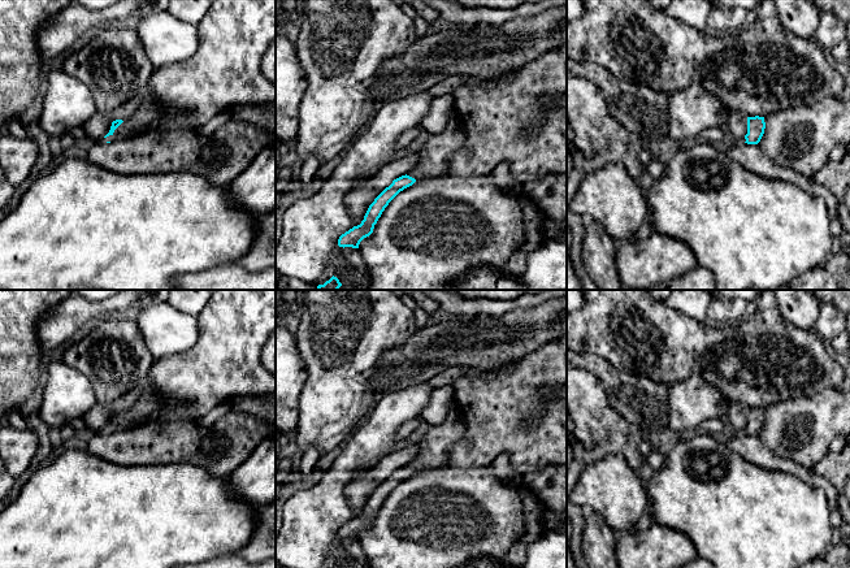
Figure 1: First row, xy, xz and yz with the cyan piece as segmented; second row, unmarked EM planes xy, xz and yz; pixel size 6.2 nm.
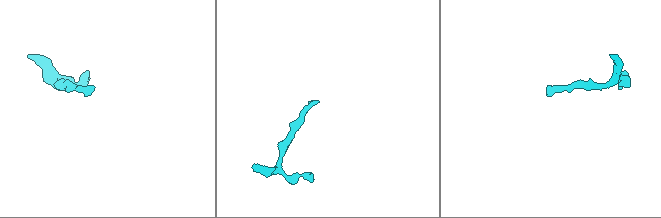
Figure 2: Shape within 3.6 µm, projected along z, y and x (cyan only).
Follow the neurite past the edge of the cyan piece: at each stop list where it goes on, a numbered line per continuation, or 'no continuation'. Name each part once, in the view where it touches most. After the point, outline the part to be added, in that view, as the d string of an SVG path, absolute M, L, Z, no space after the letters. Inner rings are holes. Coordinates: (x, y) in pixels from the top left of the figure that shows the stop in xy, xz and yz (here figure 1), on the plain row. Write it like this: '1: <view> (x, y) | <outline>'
1: xy (146, 406) | M147 393L136 403L125 411L112 426L101 429L101 434L116 430L127 430L149 421L151 416L161 407L162 398L157 393Z

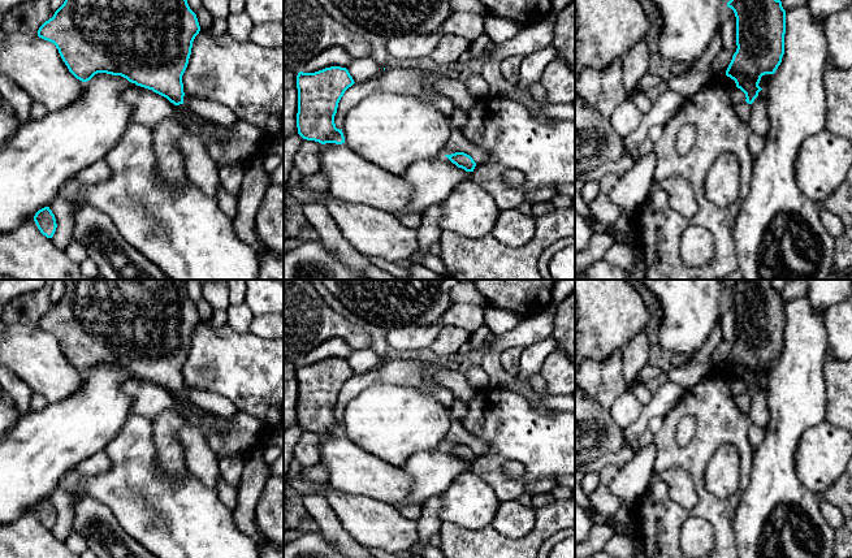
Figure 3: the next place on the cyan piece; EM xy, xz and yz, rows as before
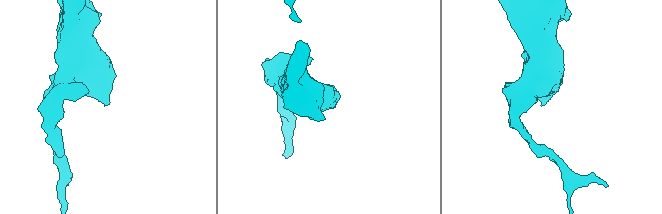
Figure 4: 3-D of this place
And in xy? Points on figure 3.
1: xy (182, 401) | M180 395L177 397L177 403L178 403L178 407L180 408L187 408L189 407L189 403L190 401L186 398L186 395Z

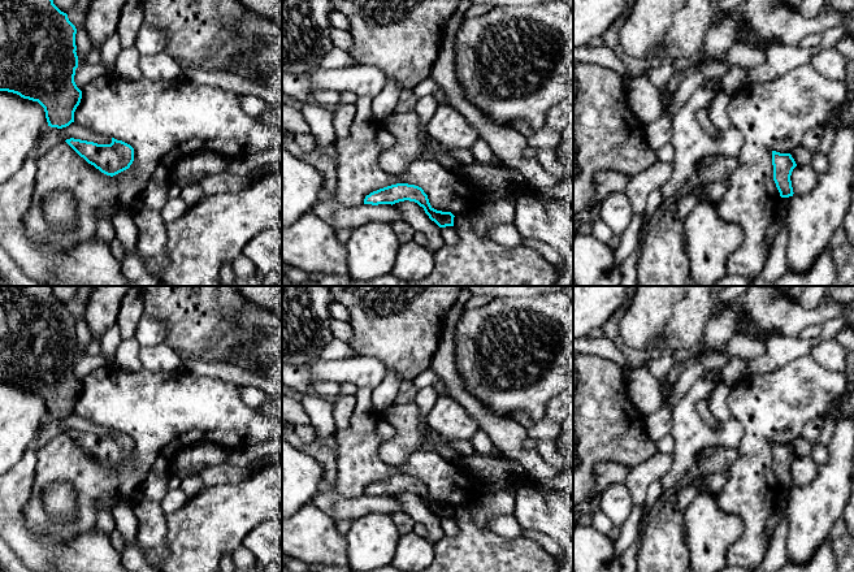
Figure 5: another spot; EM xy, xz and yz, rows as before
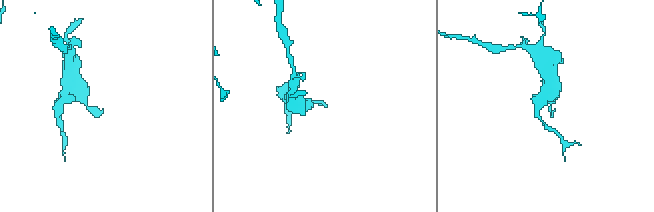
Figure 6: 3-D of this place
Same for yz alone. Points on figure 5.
no continuation

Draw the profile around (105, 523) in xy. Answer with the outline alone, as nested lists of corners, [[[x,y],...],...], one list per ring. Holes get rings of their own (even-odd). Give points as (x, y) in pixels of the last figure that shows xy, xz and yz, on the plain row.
[[[99,507],[97,512],[99,515],[96,520],[96,529],[110,537],[112,532],[116,528],[112,512],[108,511],[105,507]]]

